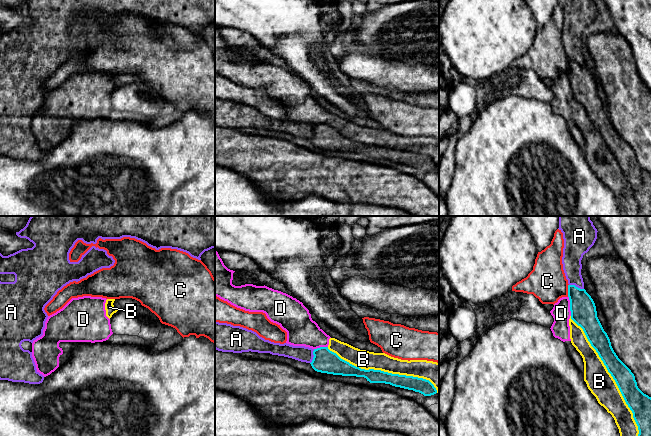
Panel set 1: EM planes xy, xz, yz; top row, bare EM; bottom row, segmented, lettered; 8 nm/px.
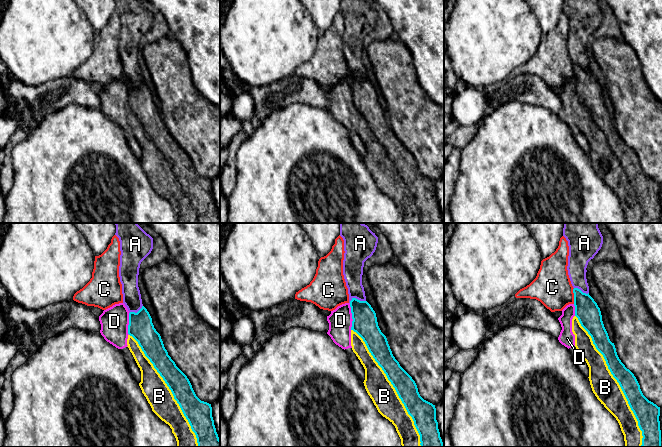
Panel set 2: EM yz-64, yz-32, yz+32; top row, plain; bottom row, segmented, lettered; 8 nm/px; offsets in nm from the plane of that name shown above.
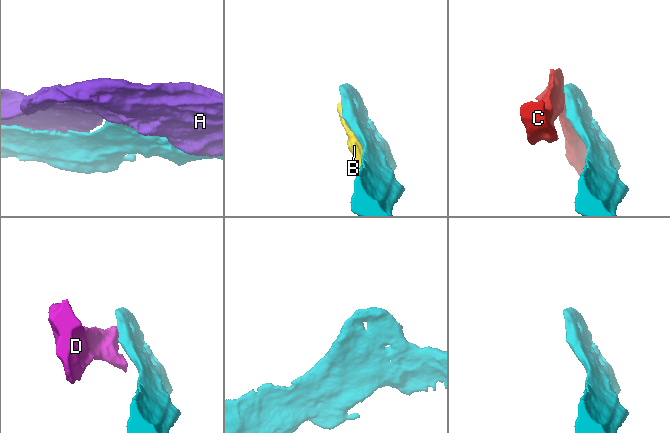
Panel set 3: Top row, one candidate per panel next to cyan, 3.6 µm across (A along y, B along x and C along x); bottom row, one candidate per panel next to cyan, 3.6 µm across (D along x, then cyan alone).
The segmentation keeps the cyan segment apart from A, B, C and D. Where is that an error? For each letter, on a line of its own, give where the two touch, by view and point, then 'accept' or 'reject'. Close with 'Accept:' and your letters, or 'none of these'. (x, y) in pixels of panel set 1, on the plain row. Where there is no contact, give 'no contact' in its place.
A: meets cyan in yz at (575, 62); reject
B: meets cyan in yz at (613, 154); reject
C: meets cyan in yz at (568, 66); reject
D: meets cyan in yz at (570, 82); reject
Accept: none of these

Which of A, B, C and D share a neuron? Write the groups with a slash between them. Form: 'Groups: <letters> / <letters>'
Groups: A / B D / C

